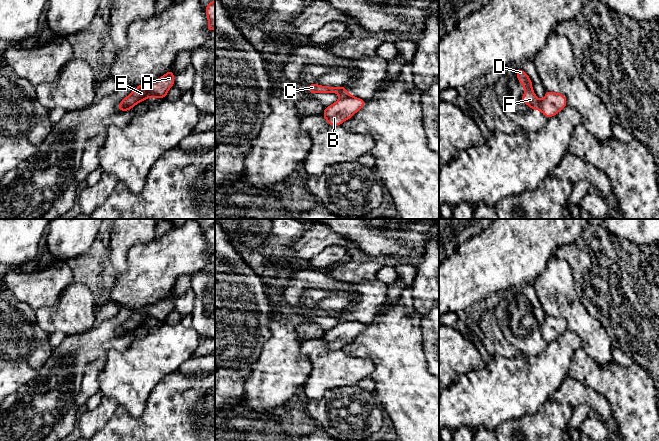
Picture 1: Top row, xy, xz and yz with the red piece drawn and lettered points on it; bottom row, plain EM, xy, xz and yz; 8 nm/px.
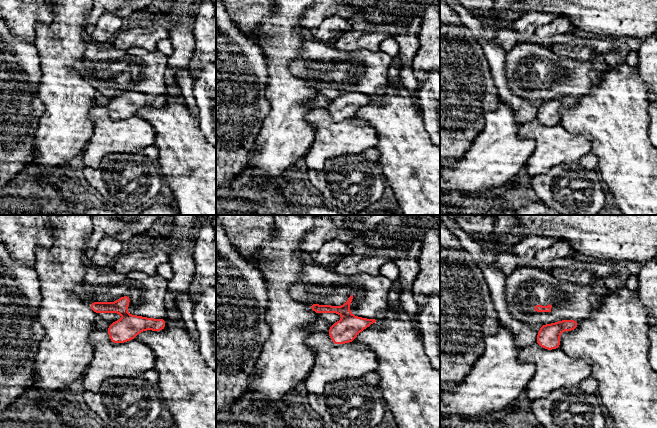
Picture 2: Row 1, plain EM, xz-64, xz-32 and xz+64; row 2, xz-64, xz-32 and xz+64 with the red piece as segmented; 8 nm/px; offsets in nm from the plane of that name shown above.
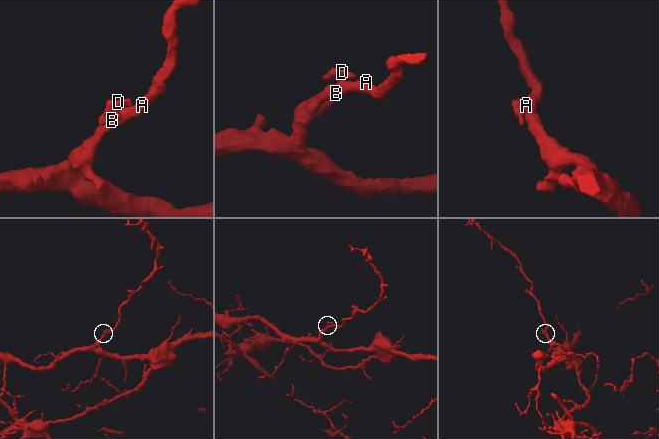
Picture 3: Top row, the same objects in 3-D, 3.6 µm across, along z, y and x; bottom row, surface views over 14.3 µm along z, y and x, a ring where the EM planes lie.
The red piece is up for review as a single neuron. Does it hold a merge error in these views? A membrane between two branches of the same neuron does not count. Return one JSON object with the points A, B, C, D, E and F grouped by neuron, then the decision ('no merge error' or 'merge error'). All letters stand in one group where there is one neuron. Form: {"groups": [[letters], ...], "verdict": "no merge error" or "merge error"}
{"groups": [["A", "B", "E"], ["C", "D", "F"]], "verdict": "merge error"}

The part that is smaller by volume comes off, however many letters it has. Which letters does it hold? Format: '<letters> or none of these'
C, D, F

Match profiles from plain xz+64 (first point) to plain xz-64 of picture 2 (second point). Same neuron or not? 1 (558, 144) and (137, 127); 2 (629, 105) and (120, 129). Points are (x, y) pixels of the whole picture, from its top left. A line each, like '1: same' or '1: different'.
1: same
2: different

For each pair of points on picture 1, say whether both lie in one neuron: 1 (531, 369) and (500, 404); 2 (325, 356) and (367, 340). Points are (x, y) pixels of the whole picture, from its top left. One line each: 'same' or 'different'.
1: same
2: different

